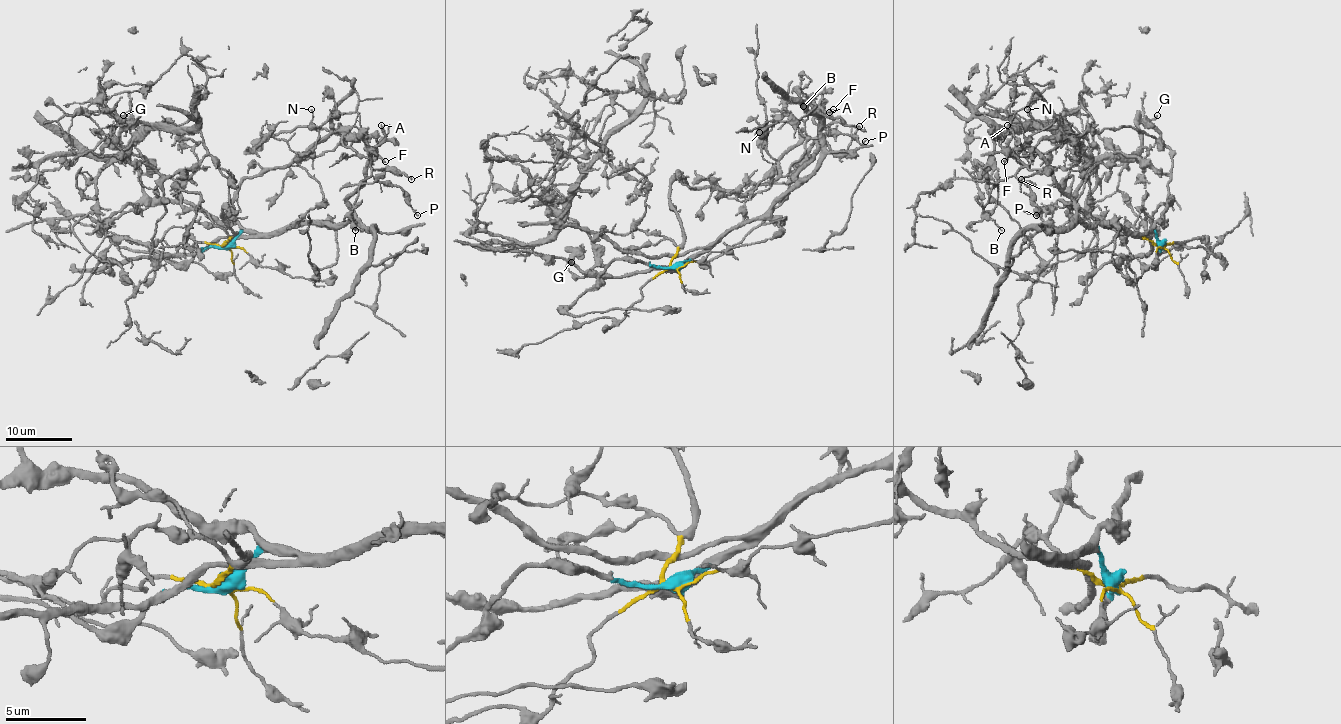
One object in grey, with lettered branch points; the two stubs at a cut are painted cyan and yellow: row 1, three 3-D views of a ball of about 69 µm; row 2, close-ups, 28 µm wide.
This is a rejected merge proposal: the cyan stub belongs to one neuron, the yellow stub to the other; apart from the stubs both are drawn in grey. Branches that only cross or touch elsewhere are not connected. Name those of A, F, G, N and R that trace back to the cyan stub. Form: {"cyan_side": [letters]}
{"cyan_side": ["A", "F", "G", "R"]}

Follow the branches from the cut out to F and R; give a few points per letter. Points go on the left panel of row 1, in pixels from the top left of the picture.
F: (225, 247), (243, 232), (342, 225), (350, 217), (347, 200), (364, 180), (367, 150), (385, 161)
R: (225, 247), (243, 232), (342, 225), (370, 148), (375, 170), (397, 170), (411, 180)

